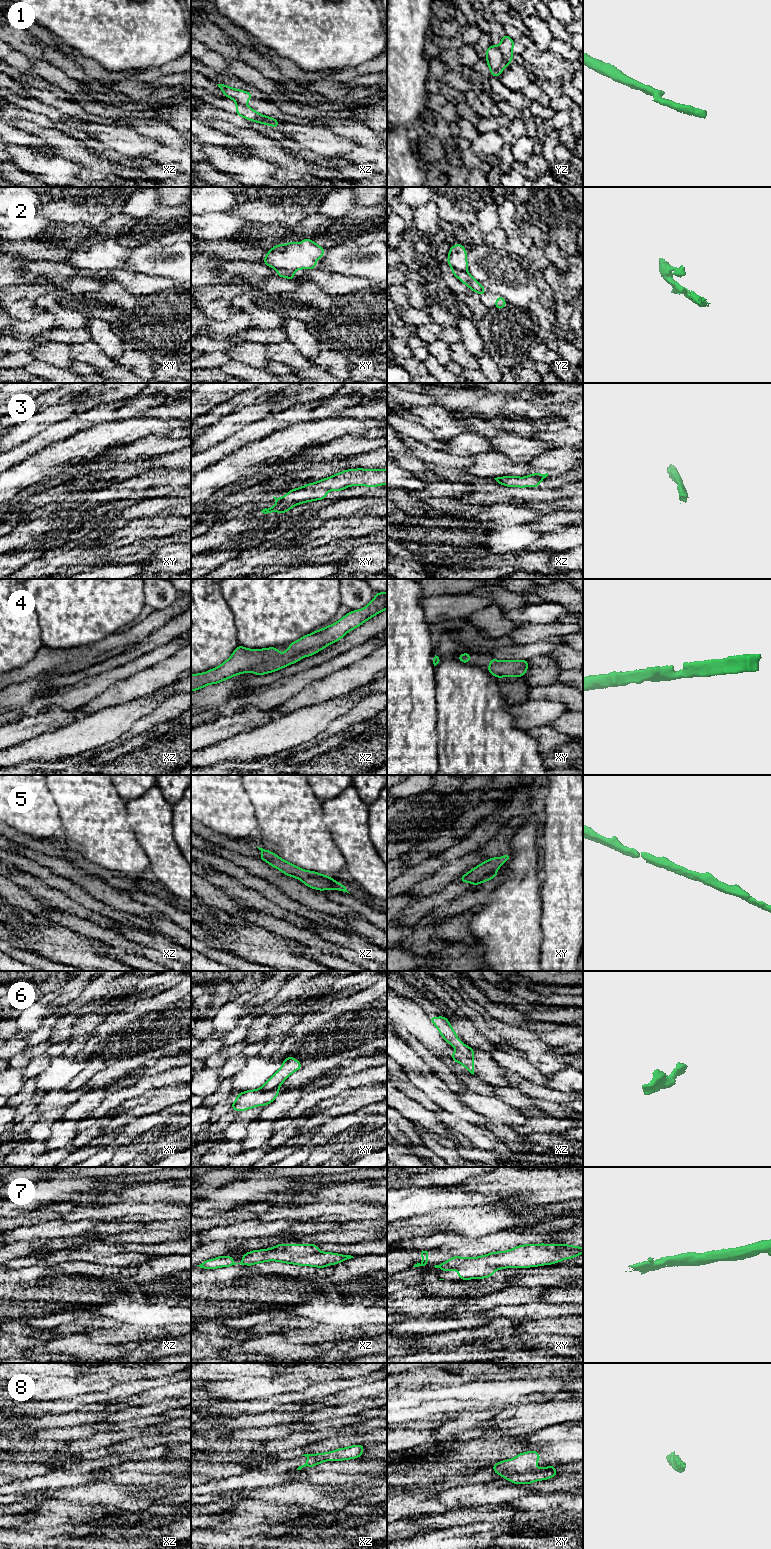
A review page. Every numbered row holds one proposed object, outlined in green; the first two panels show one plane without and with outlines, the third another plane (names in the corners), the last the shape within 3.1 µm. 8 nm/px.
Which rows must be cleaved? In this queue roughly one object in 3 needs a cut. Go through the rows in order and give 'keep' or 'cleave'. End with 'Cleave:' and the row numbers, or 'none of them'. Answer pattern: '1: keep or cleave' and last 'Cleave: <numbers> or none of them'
1: cleave
2: cleave
3: keep
4: keep
5: keep
6: cleave
7: keep
8: keep
Cleave: 1, 2, 6

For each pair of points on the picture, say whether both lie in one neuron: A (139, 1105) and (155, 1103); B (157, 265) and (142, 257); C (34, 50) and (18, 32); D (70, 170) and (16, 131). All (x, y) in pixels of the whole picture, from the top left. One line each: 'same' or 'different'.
A: same
B: same
C: same
D: different

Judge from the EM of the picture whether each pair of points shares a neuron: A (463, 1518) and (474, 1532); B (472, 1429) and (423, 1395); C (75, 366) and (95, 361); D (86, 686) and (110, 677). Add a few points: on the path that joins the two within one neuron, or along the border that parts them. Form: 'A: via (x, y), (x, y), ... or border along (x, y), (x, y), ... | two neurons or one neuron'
A: border along (492, 1520), (453, 1526), (446, 1529) | two neurons
B: border along (448, 1414), (440, 1419), (425, 1420) | two neurons
C: border along (73, 358), (84, 361), (97, 370) | two neurons
D: via (92, 686), (104, 680) | one neuron

